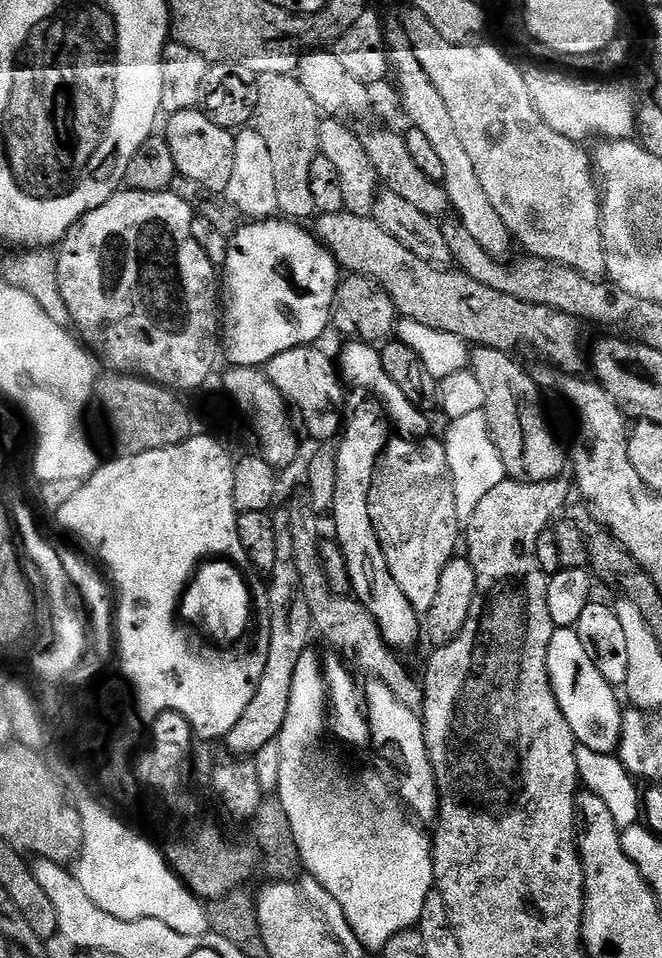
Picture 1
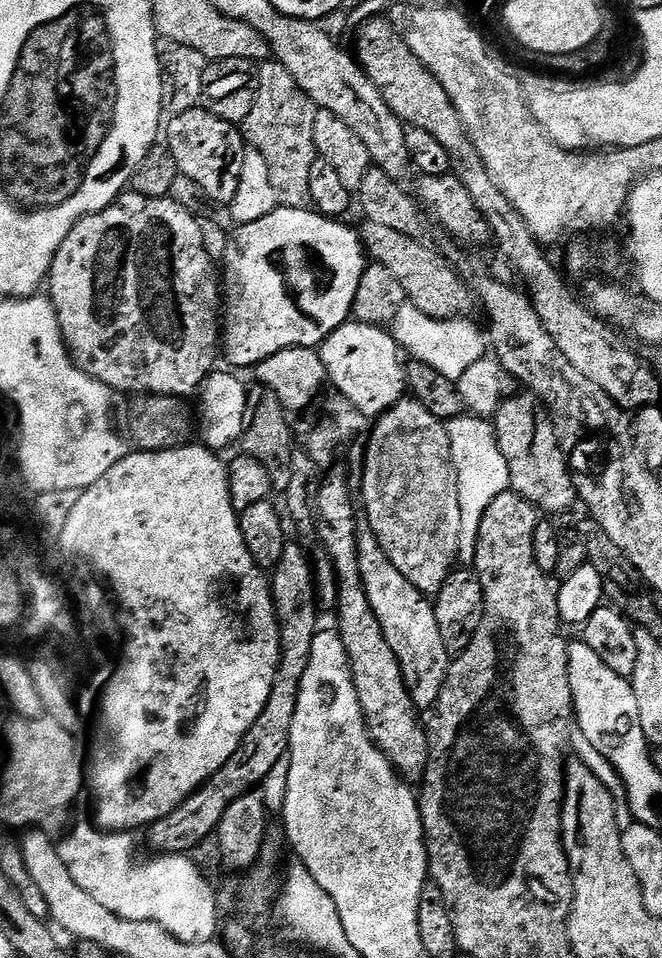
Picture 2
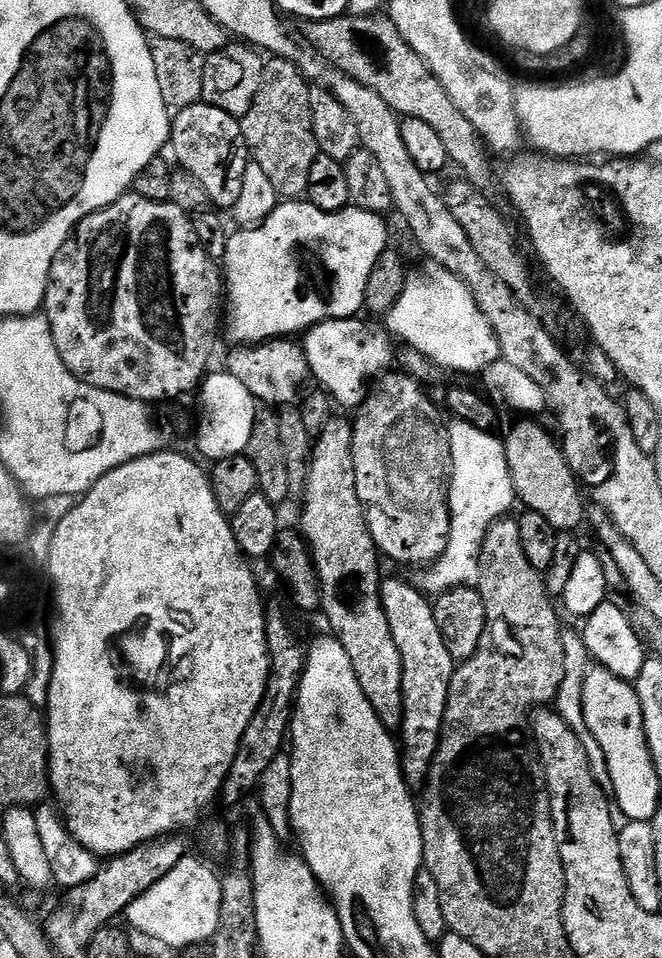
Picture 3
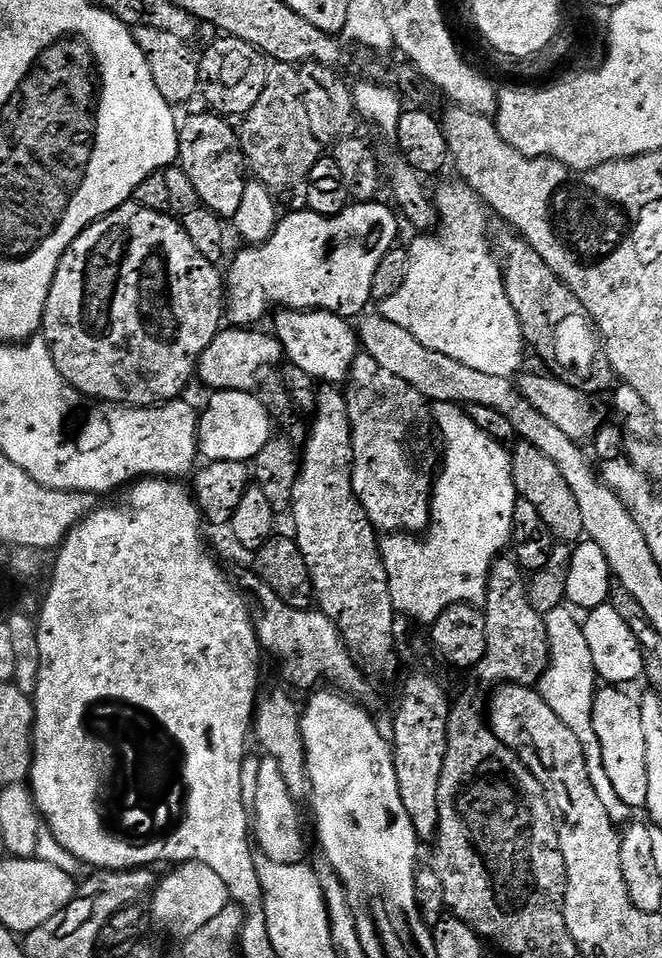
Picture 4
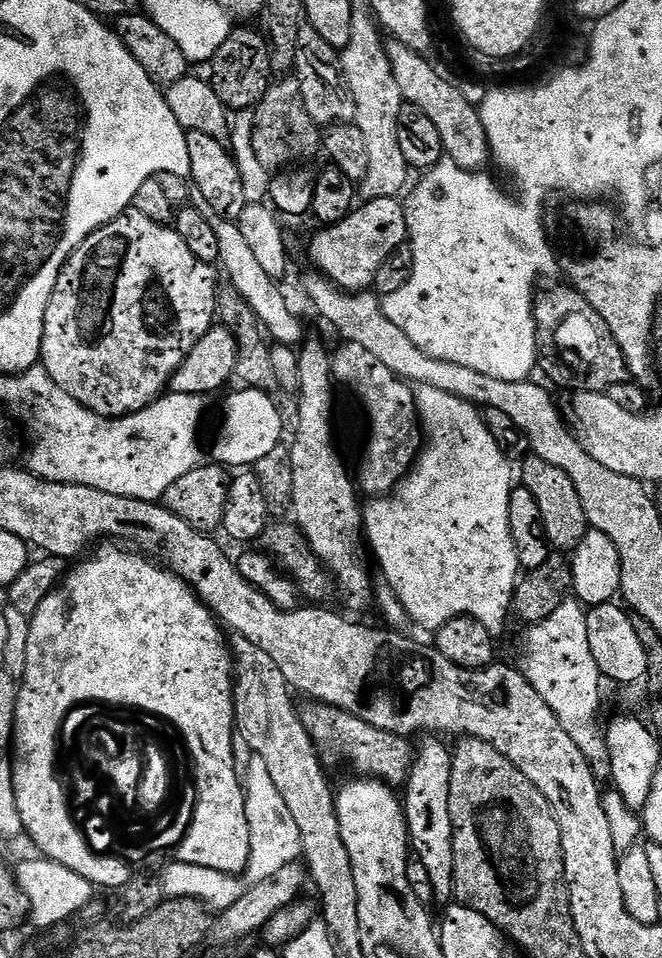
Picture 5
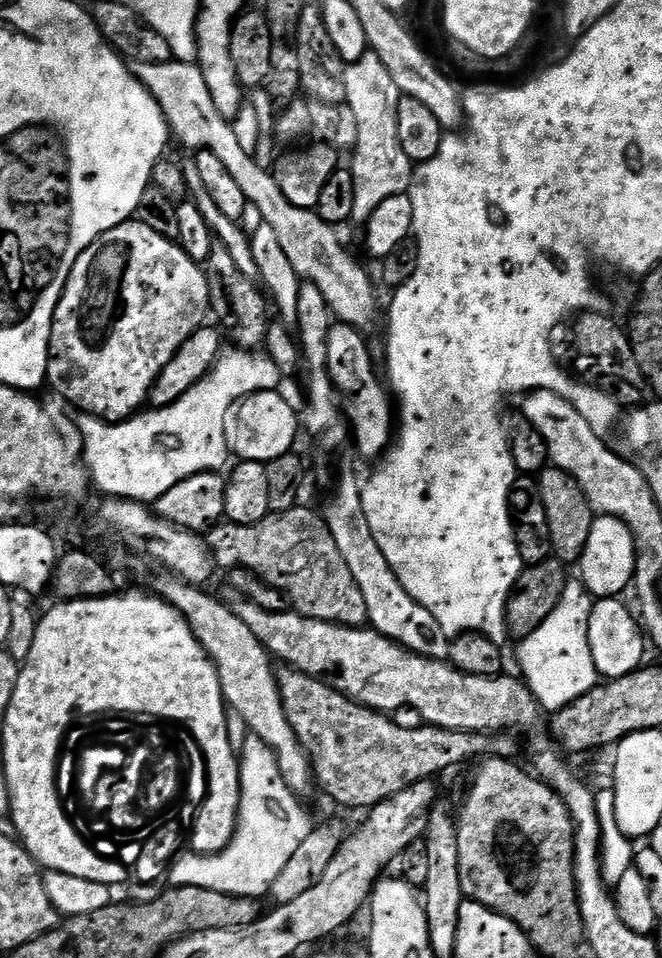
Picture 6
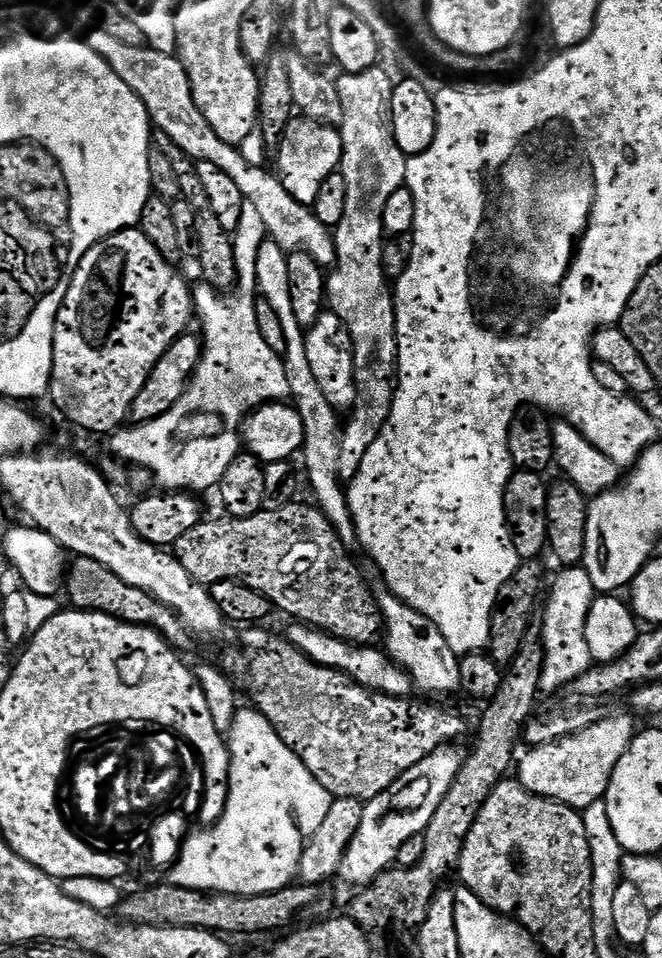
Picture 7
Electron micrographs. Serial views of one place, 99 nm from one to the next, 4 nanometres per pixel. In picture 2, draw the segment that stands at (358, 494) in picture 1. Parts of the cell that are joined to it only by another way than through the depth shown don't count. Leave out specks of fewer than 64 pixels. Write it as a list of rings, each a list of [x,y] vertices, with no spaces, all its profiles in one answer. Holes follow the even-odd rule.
[[[367,530],[357,531],[356,541],[358,542],[358,570],[362,570],[362,584],[366,590],[366,596],[370,598],[370,606],[382,626],[382,634],[386,638],[390,650],[394,650],[394,654],[398,658],[402,678],[406,682],[406,690],[418,710],[435,709],[438,698],[442,694],[442,686],[448,677],[450,654],[442,642],[442,633],[438,631],[438,618],[433,601],[425,593],[419,592],[404,577],[402,570],[398,570],[398,566],[394,566],[394,562],[390,562],[390,558],[386,558],[386,550],[382,550],[374,533]]]

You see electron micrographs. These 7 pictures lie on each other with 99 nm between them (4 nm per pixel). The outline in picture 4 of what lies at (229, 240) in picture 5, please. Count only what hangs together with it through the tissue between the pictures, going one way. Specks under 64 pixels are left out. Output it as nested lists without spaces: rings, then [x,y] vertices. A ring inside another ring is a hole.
[[[279,309],[274,318],[273,335],[280,345],[283,346],[285,359],[294,365],[301,375],[308,375],[314,378],[323,378],[324,384],[328,386],[340,386],[347,381],[348,372],[352,369],[354,358],[358,354],[358,332],[352,328],[347,319],[342,316],[335,316],[326,310],[298,311],[291,309]]]

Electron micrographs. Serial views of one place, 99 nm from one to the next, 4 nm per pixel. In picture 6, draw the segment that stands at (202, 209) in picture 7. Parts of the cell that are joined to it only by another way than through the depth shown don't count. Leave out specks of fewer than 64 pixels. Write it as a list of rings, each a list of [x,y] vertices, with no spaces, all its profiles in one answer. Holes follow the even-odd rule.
[[[213,243],[211,252],[205,260],[204,269],[208,284],[209,307],[213,317],[216,316],[230,328],[236,328],[232,332],[232,342],[237,347],[245,350],[259,349],[264,343],[270,323],[266,318],[268,302],[265,295],[253,281],[248,280],[240,272],[222,243]]]

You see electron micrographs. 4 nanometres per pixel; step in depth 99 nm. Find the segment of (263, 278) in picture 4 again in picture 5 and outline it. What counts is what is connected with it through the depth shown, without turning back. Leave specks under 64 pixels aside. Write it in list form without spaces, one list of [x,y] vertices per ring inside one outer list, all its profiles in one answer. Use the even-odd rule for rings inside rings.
[[[391,196],[361,203],[342,222],[319,230],[310,244],[310,258],[316,264],[317,271],[345,292],[371,289],[376,282],[378,266],[382,266],[394,250],[405,247],[408,240],[404,205]]]

